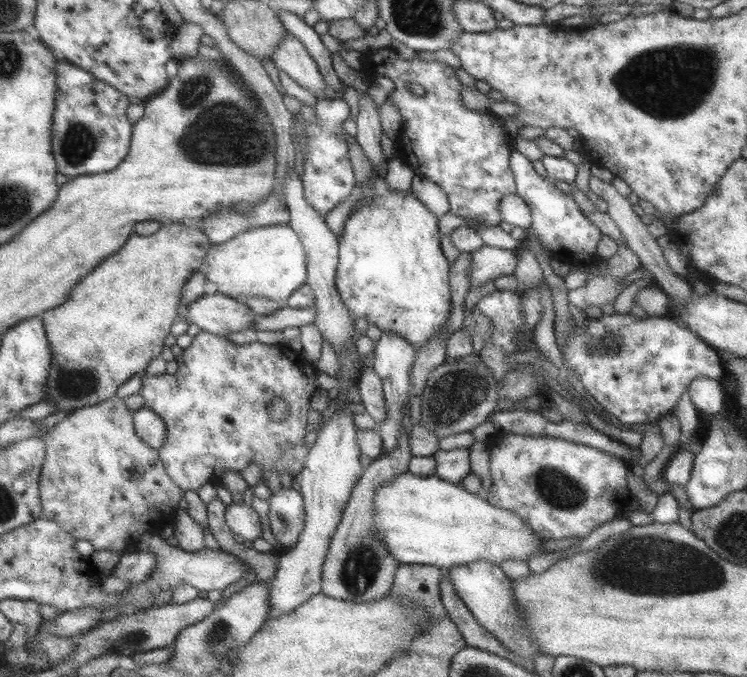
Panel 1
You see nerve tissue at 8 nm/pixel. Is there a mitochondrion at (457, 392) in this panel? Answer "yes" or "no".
yes

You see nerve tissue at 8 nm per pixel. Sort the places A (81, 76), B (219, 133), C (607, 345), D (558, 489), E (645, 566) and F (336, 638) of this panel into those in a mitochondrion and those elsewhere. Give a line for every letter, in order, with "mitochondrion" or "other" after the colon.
A: other
B: mitochondrion
C: mitochondrion
D: mitochondrion
E: mitochondrion
F: other

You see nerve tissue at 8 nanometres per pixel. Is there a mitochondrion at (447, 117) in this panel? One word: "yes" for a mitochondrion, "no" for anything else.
no

